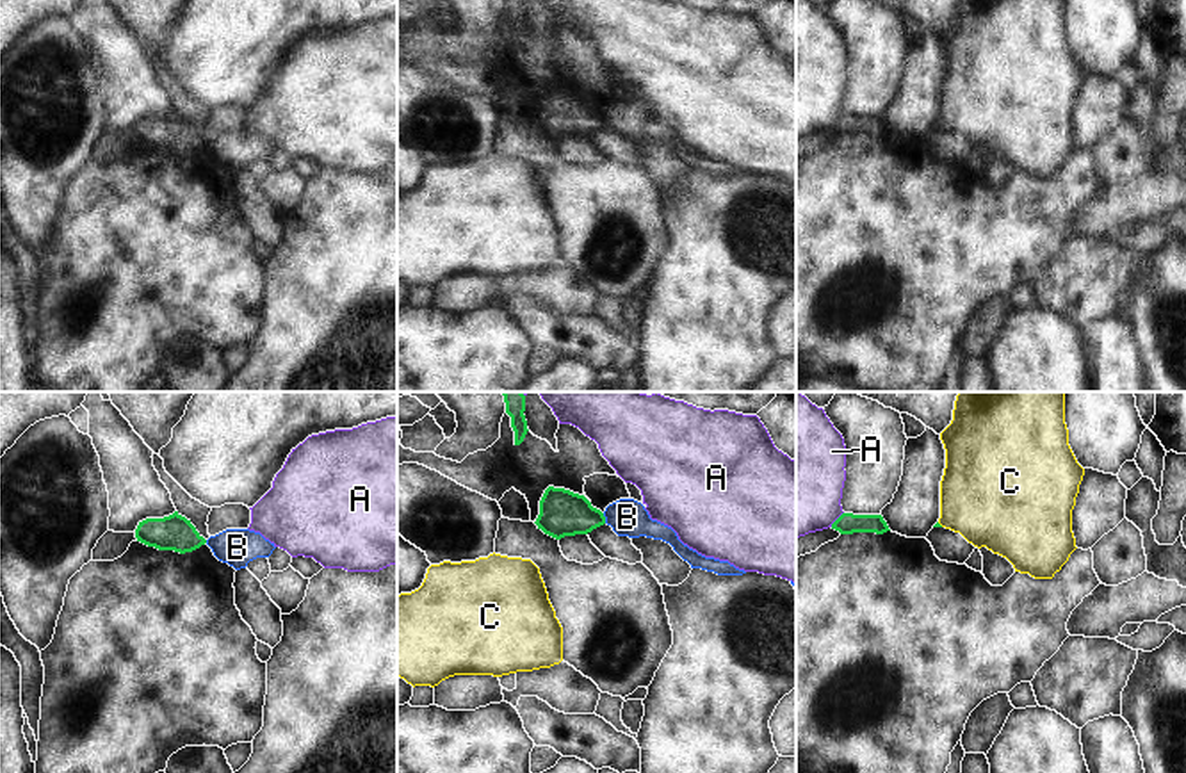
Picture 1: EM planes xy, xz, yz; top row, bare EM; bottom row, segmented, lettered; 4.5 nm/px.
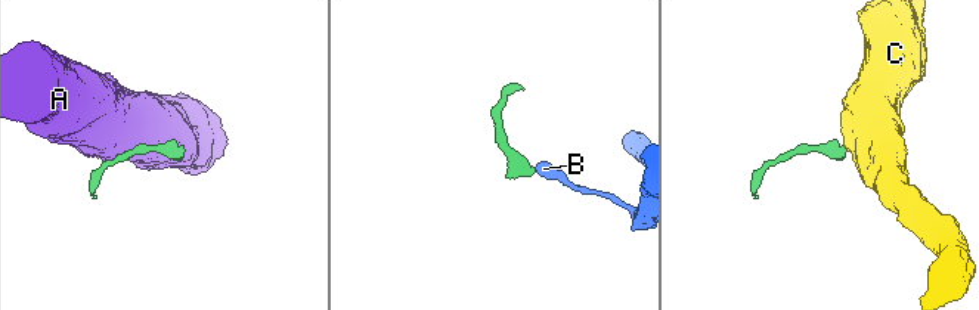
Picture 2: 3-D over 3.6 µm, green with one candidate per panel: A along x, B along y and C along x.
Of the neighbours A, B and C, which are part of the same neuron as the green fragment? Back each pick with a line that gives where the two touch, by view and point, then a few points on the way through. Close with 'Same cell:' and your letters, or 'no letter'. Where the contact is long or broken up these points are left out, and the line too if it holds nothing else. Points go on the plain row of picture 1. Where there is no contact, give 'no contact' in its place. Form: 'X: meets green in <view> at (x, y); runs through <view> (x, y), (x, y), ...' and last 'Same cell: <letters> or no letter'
C: meets green in yz at (939, 125); runs through yz (937, 125), (939, 125), (985, 95)
Same cell: C

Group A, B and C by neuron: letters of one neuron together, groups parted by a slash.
A / B / C

